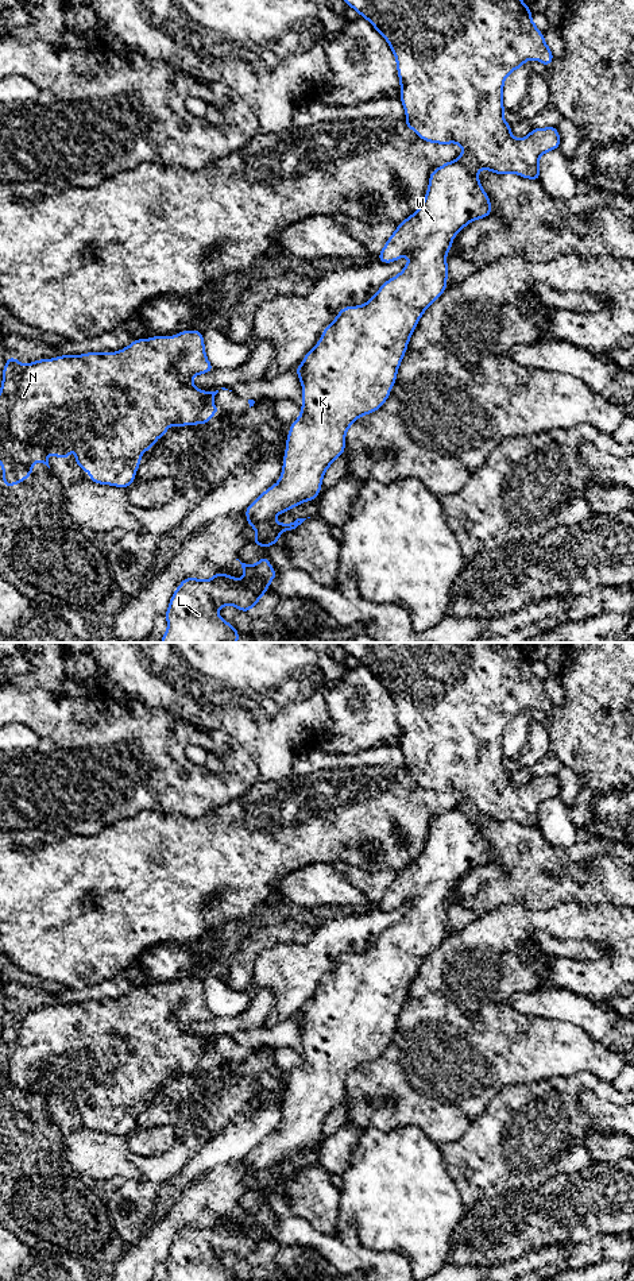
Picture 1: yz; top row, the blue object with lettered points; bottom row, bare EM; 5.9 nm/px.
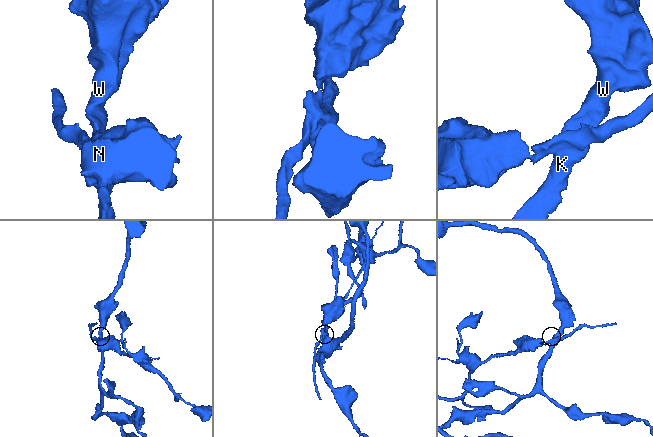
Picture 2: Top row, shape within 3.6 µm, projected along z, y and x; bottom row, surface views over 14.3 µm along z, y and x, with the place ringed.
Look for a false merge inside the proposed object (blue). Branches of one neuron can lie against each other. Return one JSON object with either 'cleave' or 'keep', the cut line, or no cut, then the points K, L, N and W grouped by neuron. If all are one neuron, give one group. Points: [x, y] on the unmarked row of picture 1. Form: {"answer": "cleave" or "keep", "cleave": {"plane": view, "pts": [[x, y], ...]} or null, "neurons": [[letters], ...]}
{"answer": "cleave", "cleave": {"plane": "yz", "pts": [[300, 1013], [302, 1030]]}, "neurons": [["K", "L", "W"], ["N"]]}

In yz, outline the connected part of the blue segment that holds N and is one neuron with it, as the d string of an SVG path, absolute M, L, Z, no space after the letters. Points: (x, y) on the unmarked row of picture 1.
M182 979L173 985L154 984L151 987L138 987L128 995L117 1000L88 1000L84 1003L61 1003L54 1007L35 1008L28 1012L22 1012L16 1006L11 1004L5 1008L3 1018L3 1031L0 1037L0 1112L3 1114L3 1130L5 1135L13 1135L15 1131L26 1128L34 1119L32 1111L40 1110L49 1116L47 1101L51 1100L55 1106L69 1107L71 1089L76 1089L76 1112L85 1120L90 1120L90 1130L100 1133L112 1133L116 1135L128 1135L135 1128L135 1122L140 1112L142 1099L150 1099L155 1089L166 1081L171 1072L177 1074L206 1072L210 1065L220 1058L220 1054L212 1054L216 1039L202 1039L192 1031L192 1026L198 1022L206 1022L214 1015L209 1011L205 1002L204 983L200 979Z

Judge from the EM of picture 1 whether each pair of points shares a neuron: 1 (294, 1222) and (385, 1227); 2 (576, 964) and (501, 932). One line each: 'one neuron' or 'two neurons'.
1: two neurons
2: one neuron

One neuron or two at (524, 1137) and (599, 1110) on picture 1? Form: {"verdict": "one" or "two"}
{"verdict": "two"}

